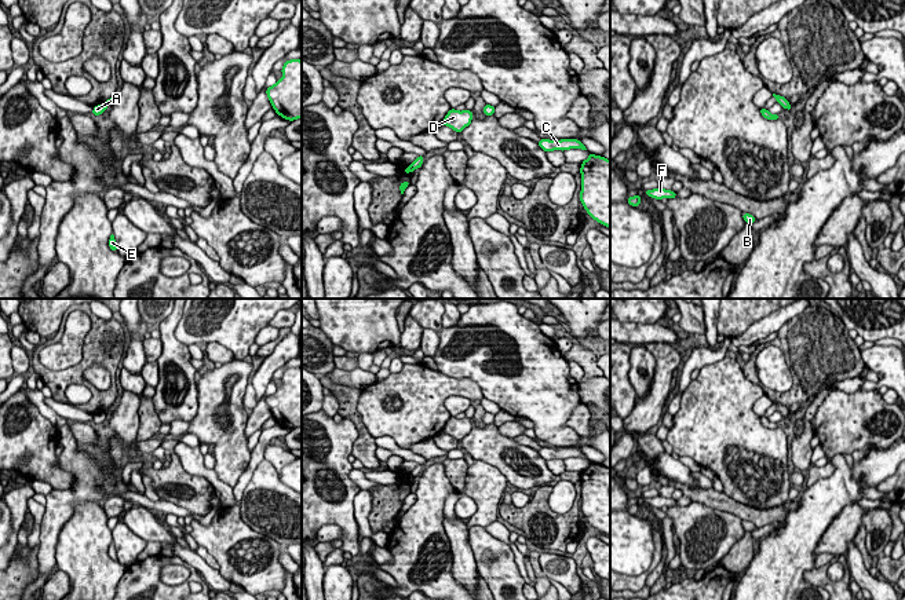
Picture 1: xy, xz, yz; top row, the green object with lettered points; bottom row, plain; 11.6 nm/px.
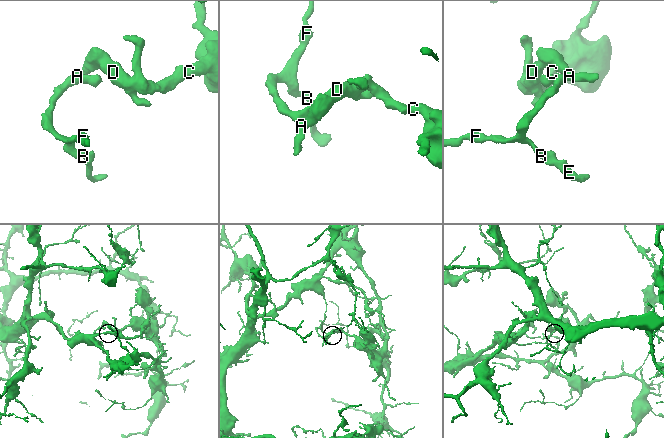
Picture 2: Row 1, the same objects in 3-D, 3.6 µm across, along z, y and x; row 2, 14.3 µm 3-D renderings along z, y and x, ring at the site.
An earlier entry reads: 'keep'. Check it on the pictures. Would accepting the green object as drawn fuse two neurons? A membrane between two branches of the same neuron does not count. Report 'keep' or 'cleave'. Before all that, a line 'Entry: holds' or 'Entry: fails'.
Entry: fails
cleave

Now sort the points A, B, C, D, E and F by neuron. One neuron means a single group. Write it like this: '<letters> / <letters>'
A B E F / C D

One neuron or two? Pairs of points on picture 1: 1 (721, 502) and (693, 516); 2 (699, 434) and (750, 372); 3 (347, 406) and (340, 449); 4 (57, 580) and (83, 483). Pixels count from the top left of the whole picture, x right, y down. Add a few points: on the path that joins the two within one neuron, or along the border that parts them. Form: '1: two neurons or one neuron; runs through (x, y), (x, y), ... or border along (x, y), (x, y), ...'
1: two neurons; border along (692, 501), (732, 512), (740, 519)
2: two neurons; border along (740, 368), (765, 394)
3: two neurons; border along (342, 417), (357, 431), (350, 450)
4: two neurons; border along (51, 573), (43, 585)

